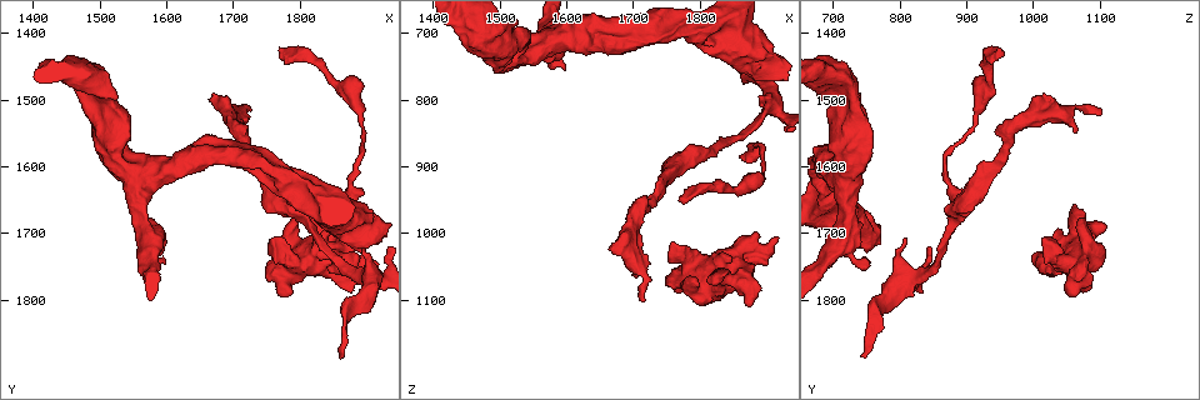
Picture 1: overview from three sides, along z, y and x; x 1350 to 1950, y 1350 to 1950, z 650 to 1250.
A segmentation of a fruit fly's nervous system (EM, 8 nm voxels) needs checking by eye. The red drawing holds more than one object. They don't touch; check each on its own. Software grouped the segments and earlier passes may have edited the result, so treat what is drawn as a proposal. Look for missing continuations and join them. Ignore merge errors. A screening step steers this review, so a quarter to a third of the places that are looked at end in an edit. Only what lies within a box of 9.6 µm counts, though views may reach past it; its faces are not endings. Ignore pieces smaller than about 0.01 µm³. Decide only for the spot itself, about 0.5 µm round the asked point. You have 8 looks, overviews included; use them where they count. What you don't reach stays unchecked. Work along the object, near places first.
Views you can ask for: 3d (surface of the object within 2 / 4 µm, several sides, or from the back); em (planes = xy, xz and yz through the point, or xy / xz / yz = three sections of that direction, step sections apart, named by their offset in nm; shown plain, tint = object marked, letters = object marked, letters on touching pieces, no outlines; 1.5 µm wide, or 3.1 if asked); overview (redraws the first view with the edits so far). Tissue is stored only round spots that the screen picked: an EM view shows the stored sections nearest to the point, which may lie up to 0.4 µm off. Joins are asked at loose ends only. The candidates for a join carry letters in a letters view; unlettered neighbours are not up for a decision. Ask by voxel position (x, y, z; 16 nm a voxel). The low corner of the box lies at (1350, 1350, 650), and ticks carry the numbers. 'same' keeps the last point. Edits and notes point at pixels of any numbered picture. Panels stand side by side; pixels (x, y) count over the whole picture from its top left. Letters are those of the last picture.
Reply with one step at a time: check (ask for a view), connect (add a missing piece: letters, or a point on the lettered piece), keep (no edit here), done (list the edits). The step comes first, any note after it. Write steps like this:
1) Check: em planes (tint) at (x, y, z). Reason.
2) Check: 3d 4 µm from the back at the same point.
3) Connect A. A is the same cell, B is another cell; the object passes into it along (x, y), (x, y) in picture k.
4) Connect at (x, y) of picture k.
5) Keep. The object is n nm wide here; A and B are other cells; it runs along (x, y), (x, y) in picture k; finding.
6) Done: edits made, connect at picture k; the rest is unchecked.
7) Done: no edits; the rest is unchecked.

Check: 3d 4 µm at (1875, 1785, 1085). Stops while still wide.

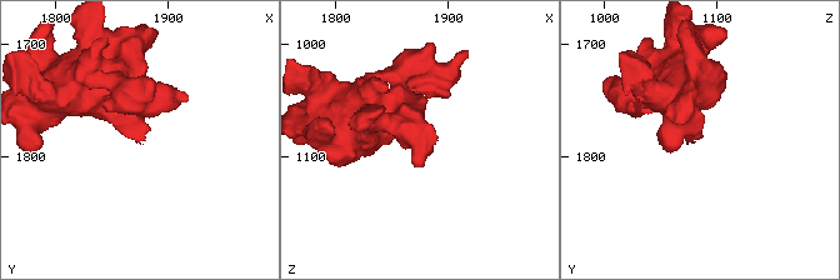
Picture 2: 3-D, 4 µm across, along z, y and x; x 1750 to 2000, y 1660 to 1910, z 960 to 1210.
Check: em xz step 4 (letters) at (1876, 1784, 1088).

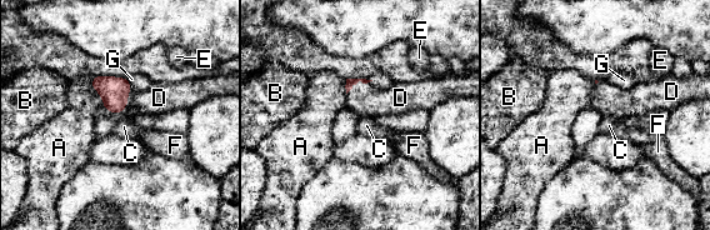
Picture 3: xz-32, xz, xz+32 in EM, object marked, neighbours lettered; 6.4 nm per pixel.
Check: em planes (letters) at the same point. Another direction.

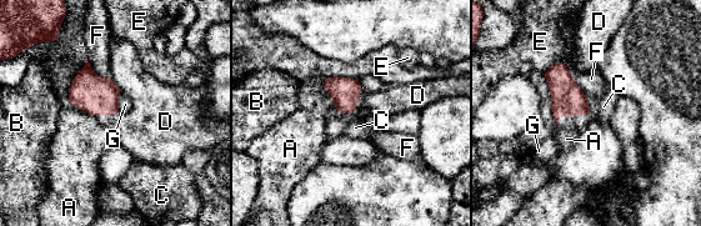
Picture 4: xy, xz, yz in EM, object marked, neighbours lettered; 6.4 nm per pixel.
Connect D. The longest contact is with F, 300 nm; D is the same cell, A, B, C, E, F and G are other cells; the neuron continues.

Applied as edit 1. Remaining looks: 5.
Check: overview. See it whole again.

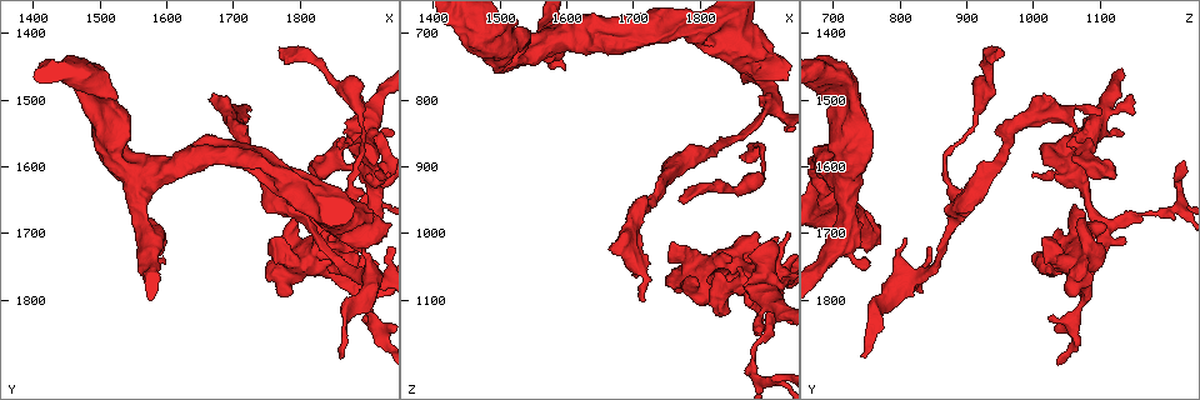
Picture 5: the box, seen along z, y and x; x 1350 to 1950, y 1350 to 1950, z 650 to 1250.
Check: 3d 2 µm at (1665, 1490, 1030). Branch stops here.

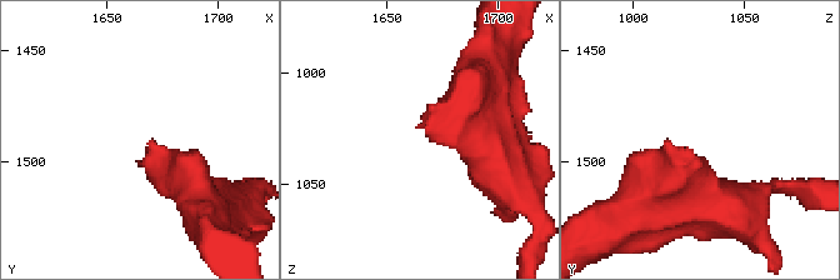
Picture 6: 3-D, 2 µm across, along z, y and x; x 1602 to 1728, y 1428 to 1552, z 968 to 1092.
Check: em xz step 4 (letters) at (1667, 1495, 1026).

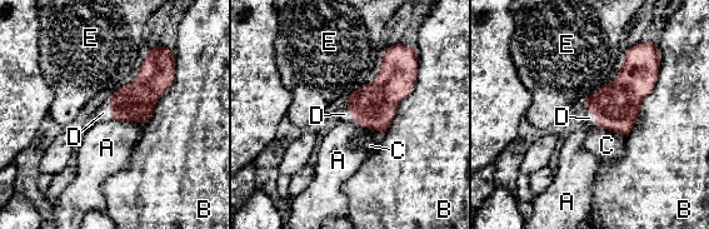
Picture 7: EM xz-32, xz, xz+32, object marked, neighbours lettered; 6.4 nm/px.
Check: em planes (letters) at the same point.

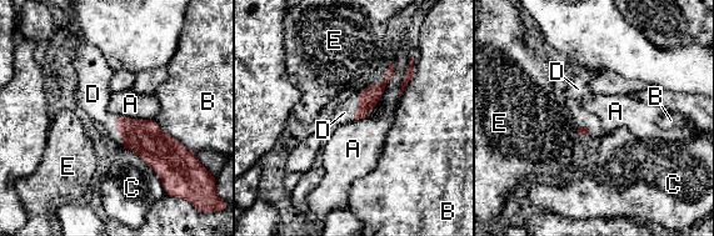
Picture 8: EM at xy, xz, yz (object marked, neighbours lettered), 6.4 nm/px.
Connect D. D is the same cell, A, B, C and E are other cells; the object passes into it along (144, 137), (115, 129), (93, 98) in picture 8; the neuron continues.

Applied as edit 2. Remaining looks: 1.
Check: em planes (letters) at (1770, 1425, 945). Free end.

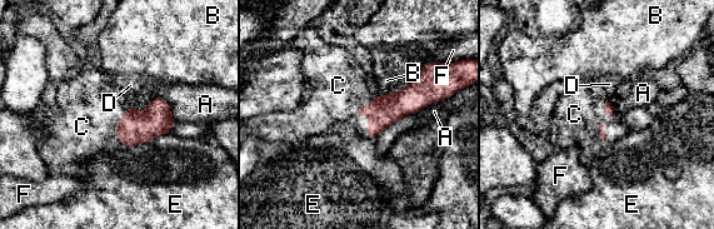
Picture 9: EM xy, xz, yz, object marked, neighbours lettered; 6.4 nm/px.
Connect C. C is the same cell, A, B, D, E and F are other cells; the object passes into it along (154, 120), (116, 129), (81, 127) in picture 9; the neuron continues.

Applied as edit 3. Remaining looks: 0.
Done: edits made, connect at picture 4, connect at picture 8, connect at picture 9; the rest is unchecked.

